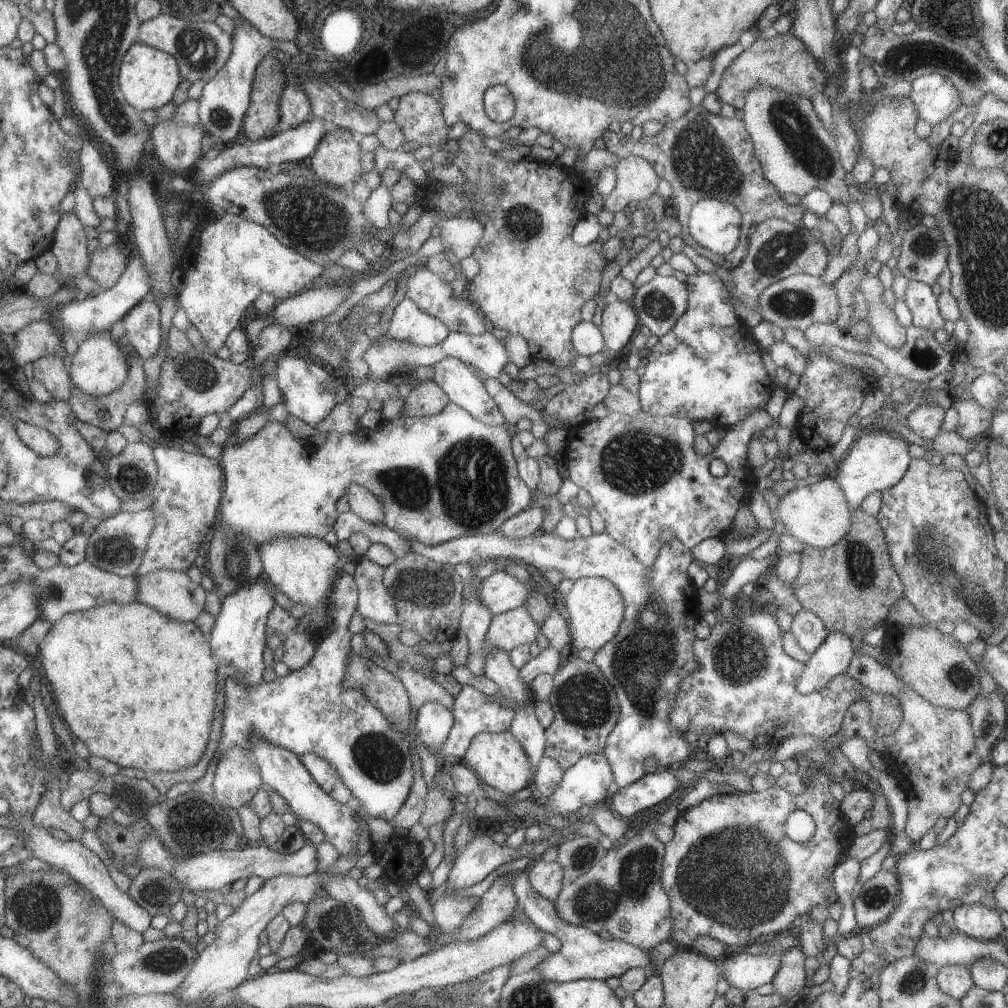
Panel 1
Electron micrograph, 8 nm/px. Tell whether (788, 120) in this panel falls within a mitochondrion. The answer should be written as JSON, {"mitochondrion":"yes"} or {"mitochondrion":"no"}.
{"mitochondrion":"yes"}

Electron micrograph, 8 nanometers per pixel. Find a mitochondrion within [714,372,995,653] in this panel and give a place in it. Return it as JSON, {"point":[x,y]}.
{"point":[921,557]}

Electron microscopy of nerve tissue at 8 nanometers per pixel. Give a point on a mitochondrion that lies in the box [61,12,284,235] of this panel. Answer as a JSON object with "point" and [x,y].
{"point":[200,50]}

